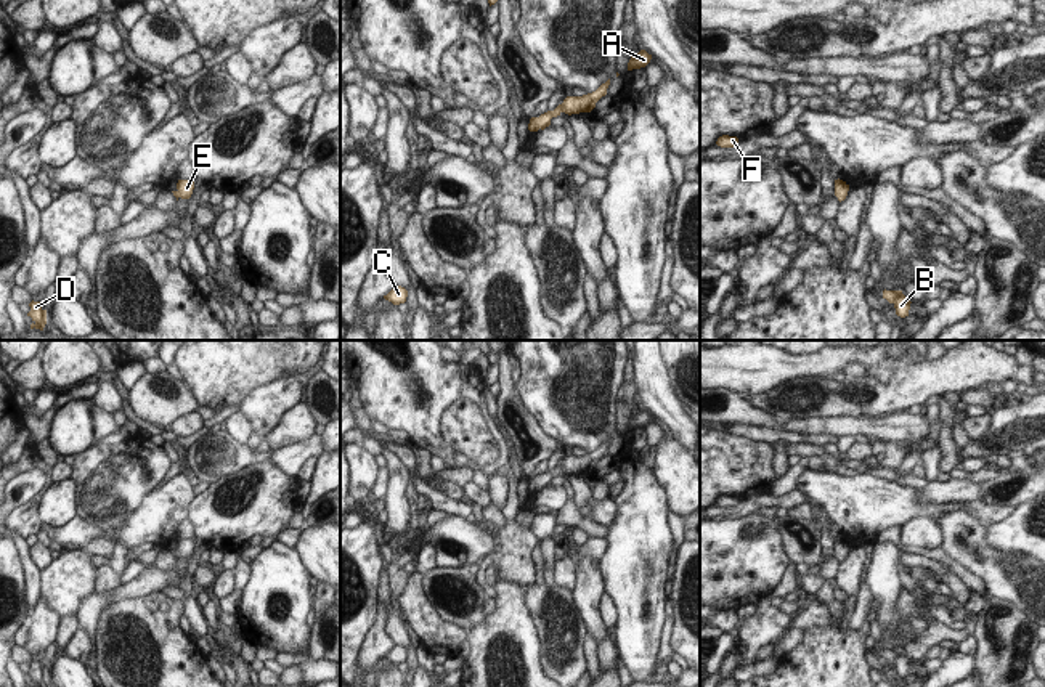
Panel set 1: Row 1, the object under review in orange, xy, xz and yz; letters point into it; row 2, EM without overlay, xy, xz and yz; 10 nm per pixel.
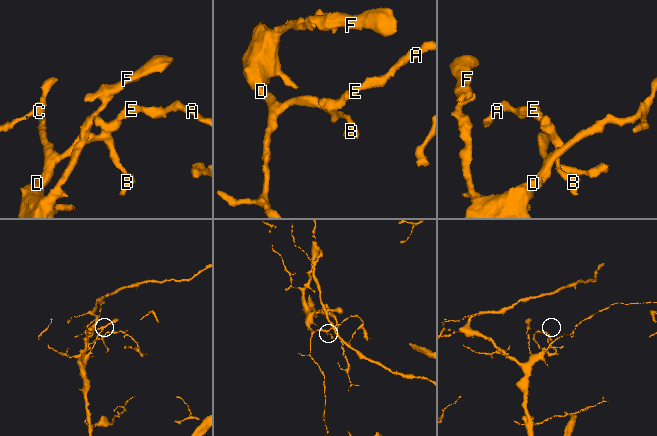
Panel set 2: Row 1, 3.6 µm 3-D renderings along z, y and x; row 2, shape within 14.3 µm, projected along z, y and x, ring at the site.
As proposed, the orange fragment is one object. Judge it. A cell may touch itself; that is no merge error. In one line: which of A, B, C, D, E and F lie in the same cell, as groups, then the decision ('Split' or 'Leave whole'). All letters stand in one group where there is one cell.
Groups: A B C D E F. Leave whole.

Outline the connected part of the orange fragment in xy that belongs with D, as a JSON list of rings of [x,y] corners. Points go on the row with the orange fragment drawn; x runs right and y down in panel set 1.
[[[30,302],[29,303],[29,307],[30,307],[30,311],[27,313],[27,316],[30,316],[32,318],[32,324],[30,324],[30,329],[40,329],[40,331],[43,331],[43,327],[45,327],[45,324],[47,324],[47,310],[43,310],[42,307],[40,307],[40,302]]]

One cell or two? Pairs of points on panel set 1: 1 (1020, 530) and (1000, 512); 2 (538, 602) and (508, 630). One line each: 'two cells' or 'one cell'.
1: two cells
2: two cells

